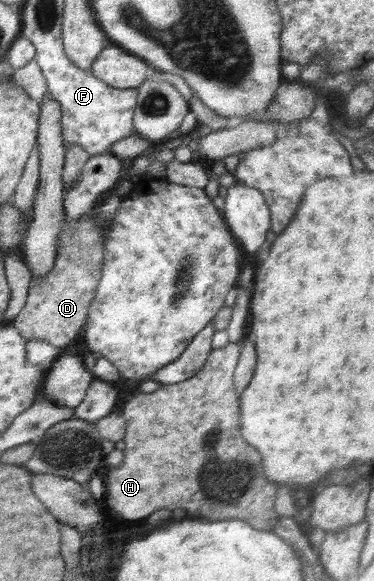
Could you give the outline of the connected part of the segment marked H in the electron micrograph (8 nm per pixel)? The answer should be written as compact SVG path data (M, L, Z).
M241 342L213 349L205 364L191 378L177 384L161 385L149 394L139 392L125 404L123 417L127 422L127 434L122 450L125 460L120 467L110 469L107 479L103 480L105 502L119 518L143 520L161 508L183 508L191 518L239 519L264 531L271 531L279 522L281 515L277 514L274 504L281 486L265 480L261 456L239 436L239 396L234 372L241 349Z

